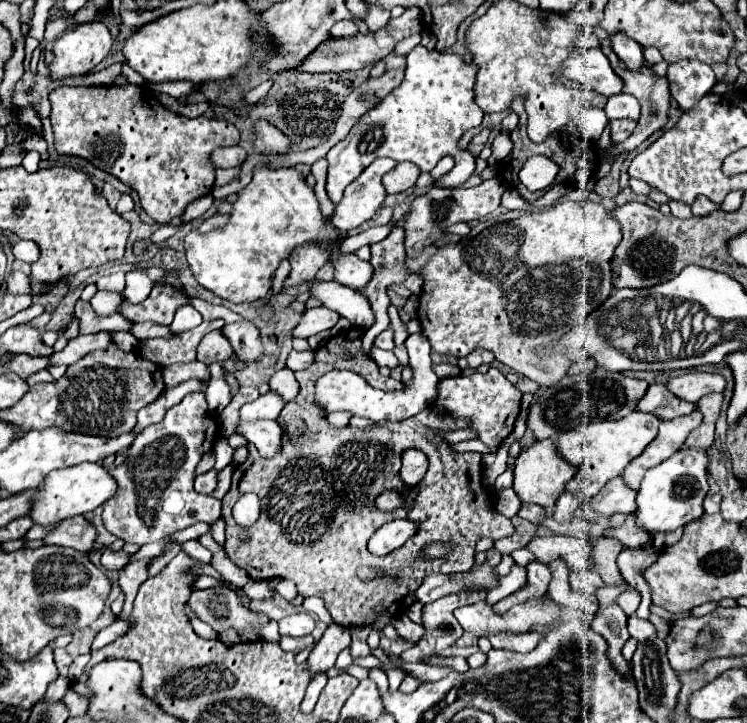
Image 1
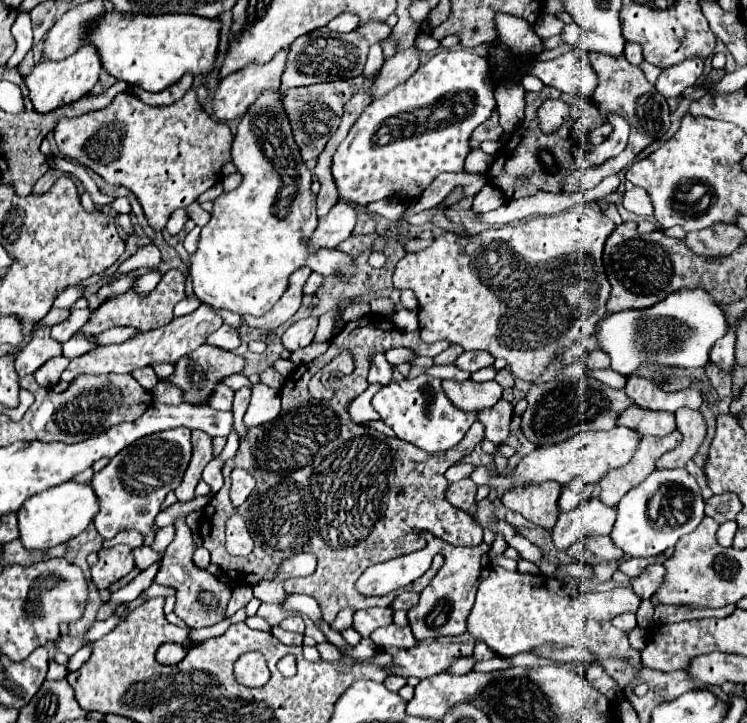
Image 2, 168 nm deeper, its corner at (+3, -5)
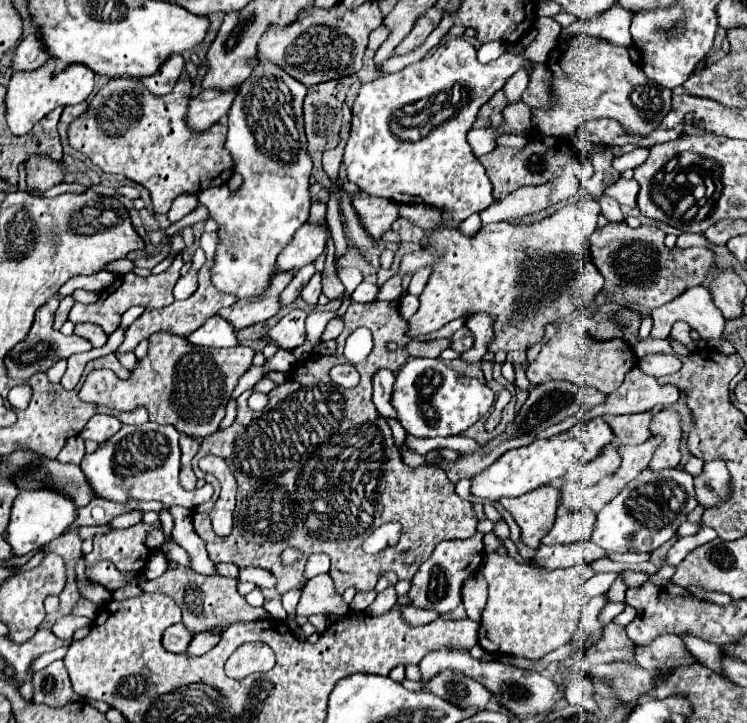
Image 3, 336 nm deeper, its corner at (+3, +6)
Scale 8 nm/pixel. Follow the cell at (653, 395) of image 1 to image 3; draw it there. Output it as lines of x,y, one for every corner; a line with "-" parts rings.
659,408
641,414
625,414
625,416
603,416
603,420
613,430
619,444
641,444
649,438
649,422

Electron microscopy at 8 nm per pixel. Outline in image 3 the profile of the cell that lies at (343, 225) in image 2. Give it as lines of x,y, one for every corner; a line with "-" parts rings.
303,224
295,232
293,240
279,252
277,264
275,264
275,274
299,270
305,264
315,262
315,258
323,252
325,244
327,244
325,228
313,226
313,224

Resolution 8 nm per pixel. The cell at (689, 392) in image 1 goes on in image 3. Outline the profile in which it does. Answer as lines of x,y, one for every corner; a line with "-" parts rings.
635,366
623,380
621,388
613,390
601,406
585,412
585,418
595,418
603,414
637,414
647,412
653,406
667,406
679,400
679,392
675,386
659,386
655,378
643,374
639,366

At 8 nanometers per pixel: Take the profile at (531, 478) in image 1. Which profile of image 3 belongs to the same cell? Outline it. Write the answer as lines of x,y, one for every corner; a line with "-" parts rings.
553,486
535,488
533,492
509,500
501,500
503,508
513,516
521,528
521,542
537,548
549,532
559,506
559,490

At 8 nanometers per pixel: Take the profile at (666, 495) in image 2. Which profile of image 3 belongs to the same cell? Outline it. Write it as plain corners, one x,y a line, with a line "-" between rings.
643,470
635,480
631,480
615,500
603,506
597,514
591,540
601,546
607,554
611,552
653,552
667,540
671,540
687,520
687,514
697,506
693,492
693,476
683,470

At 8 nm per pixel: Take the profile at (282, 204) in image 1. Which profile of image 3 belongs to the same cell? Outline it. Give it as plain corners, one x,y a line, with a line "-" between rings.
257,56
257,66
249,78
239,86
239,92
227,114
229,134
225,148
233,156
235,172
243,176
243,186
239,192
231,194
229,188
207,188
199,194
199,202
207,206
209,214
221,226
219,246
215,252
213,284
221,292
235,294
237,298
257,296
273,276
273,264
285,244
293,238
295,230
303,226
309,218
309,176
311,158
307,154
307,138
303,128
303,100
307,96
307,86
283,72
275,62

